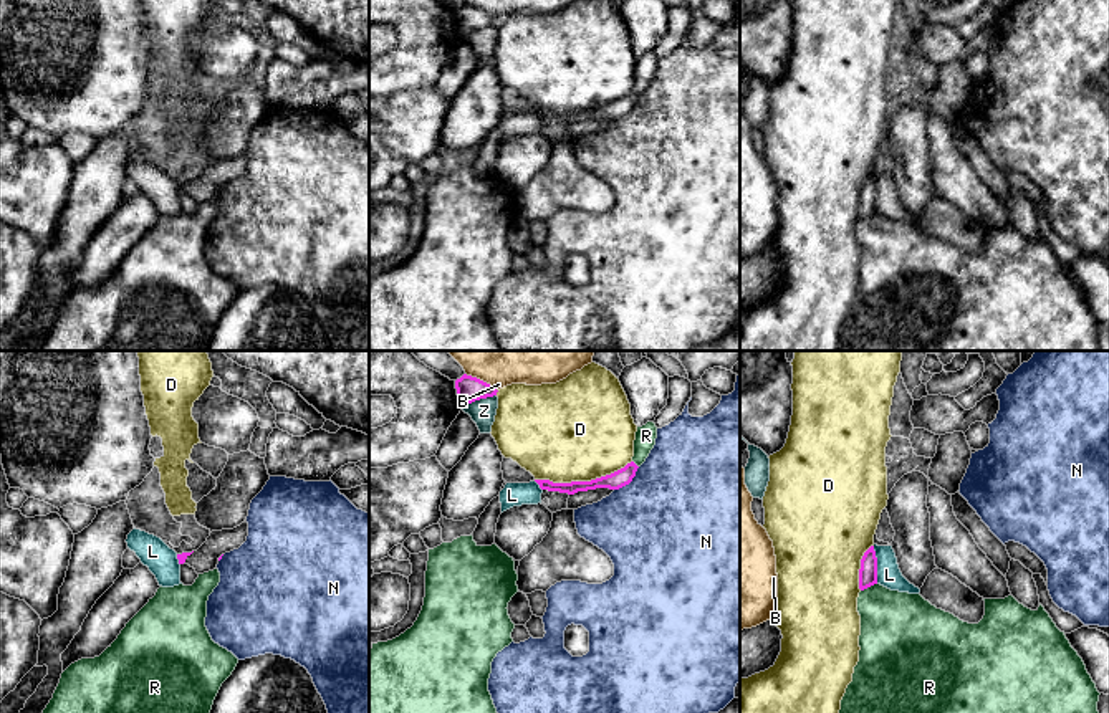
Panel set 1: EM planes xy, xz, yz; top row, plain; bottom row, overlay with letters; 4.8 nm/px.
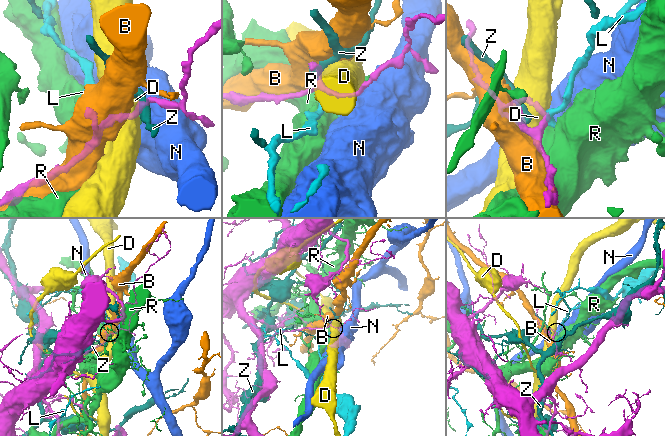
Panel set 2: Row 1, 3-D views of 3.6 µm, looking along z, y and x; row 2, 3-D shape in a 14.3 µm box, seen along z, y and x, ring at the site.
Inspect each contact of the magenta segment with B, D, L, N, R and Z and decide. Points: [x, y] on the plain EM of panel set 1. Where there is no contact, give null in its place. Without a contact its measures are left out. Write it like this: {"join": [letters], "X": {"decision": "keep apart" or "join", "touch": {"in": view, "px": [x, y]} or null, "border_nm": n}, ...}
{"join": [], "B": {"decision": "keep apart", "touch": {"in": "xz", "px": [482, 10]}, "border_nm": 180}, "D": {"decision": "keep apart", "touch": {"in": "xz", "px": [583, 111]}, "border_nm": 480}, "L": {"decision": "keep apart", "touch": {"in": "yz", "px": [876, 194]}, "border_nm": 190}, "N": {"decision": "keep apart", "touch": {"in": "xz", "px": [629, 111]}, "border_nm": 170}, "R": {"decision": "keep apart", "touch": {"in": "yz", "px": [868, 215]}, "border_nm": 90}, "Z": {"decision": "keep apart", "touch": {"in": "xz", "px": [479, 28]}, "border_nm": 180}}

